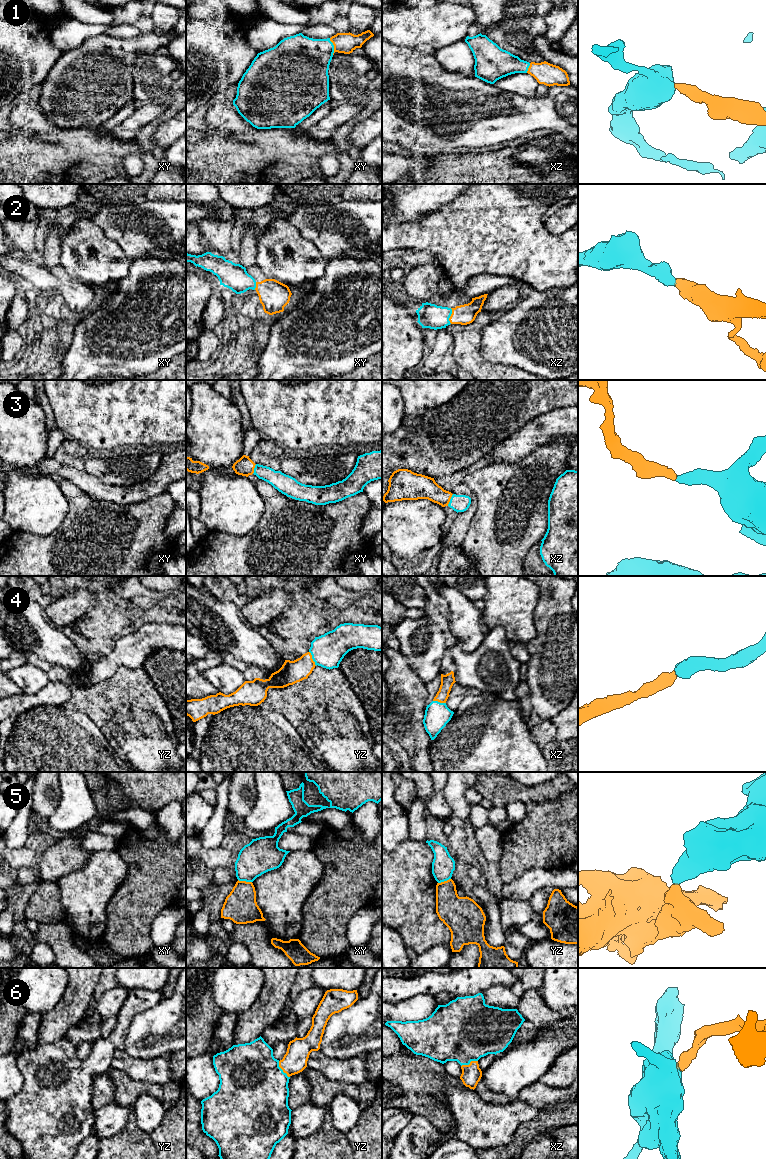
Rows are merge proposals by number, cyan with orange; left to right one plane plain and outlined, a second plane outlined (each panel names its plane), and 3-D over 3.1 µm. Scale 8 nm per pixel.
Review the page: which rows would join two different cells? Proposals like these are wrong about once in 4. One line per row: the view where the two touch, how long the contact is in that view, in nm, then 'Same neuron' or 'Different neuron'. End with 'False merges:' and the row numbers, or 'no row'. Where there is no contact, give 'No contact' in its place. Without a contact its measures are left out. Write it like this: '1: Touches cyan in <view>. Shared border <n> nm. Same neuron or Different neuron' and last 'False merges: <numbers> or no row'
1: Touches cyan in xy. Shared border 140 nm. Same neuron
2: Touches cyan in xz. Shared border 130 nm. Same neuron
3: Touches cyan in xz. Shared border 110 nm. Same neuron
4: Touches cyan in yz. Shared border 130 nm. Same neuron
5: Touches cyan in xy. Shared border 110 nm. Different neuron
6: Touches cyan in yz. Shared border 160 nm. Same neuron
False merges: 5

